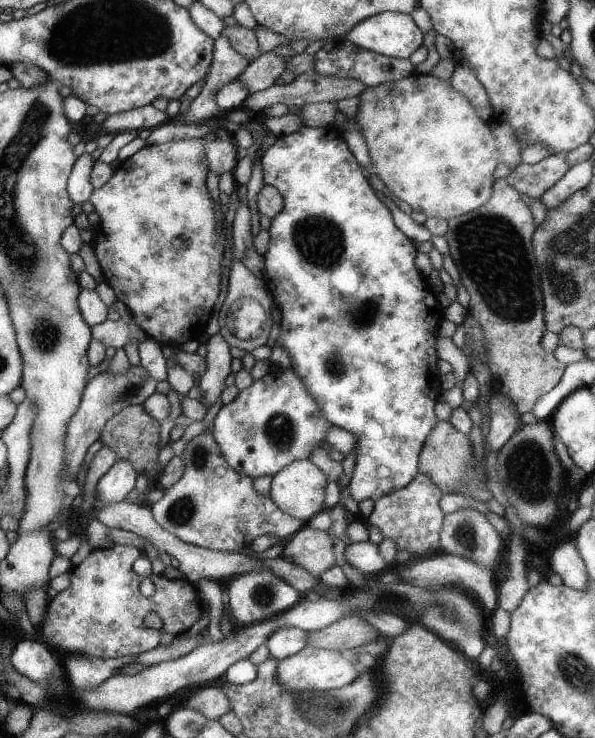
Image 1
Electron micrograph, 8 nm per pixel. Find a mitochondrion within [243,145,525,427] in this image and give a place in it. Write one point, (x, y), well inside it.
(319, 241)

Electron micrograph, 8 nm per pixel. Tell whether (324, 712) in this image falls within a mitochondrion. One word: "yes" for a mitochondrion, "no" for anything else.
yes

